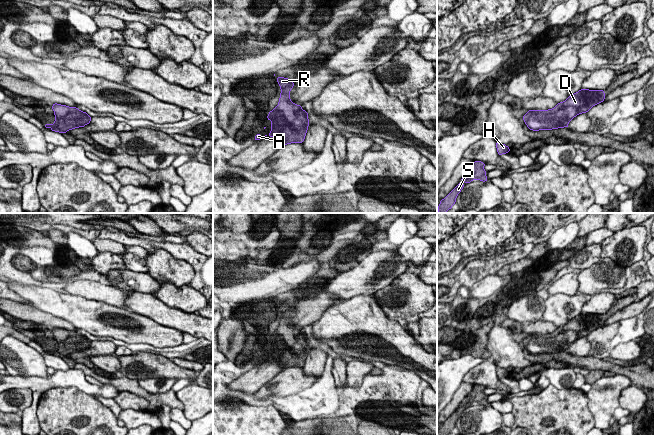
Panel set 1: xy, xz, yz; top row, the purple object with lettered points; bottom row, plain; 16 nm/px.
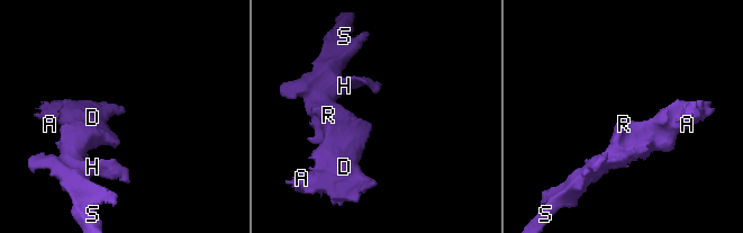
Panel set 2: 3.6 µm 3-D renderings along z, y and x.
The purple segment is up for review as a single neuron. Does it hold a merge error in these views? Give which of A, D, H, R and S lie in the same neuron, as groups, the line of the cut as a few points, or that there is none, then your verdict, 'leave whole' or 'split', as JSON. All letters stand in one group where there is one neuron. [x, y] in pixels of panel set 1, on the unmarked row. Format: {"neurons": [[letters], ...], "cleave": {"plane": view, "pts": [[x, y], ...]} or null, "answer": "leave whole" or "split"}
{"neurons": [["A", "D", "H", "R", "S"]], "cleave": null, "answer": "leave whole"}

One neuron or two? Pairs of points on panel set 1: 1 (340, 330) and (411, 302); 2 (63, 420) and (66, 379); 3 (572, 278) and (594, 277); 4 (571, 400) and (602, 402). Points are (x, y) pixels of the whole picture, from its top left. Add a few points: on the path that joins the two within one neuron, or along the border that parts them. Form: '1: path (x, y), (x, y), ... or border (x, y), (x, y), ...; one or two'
1: border (373, 293), (383, 312), (390, 319), (397, 321); two
2: border (42, 393), (52, 388), (77, 387), (87, 394); two
3: border (577, 274), (578, 292); two
4: border (586, 394), (588, 409), (593, 417), (594, 424); two

